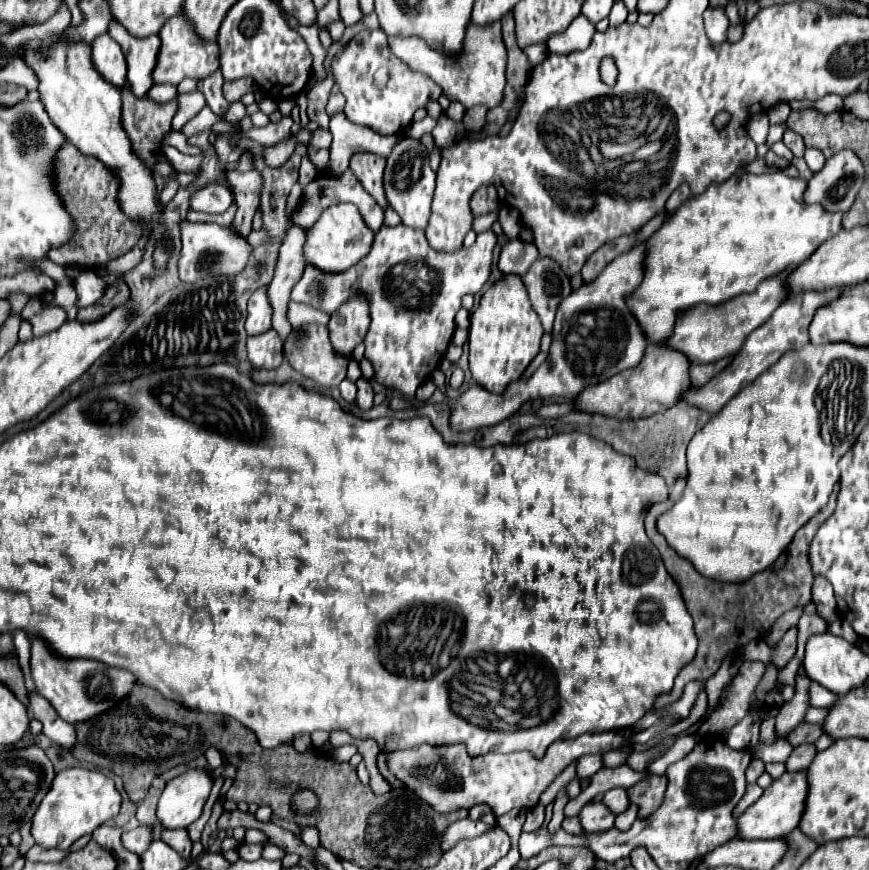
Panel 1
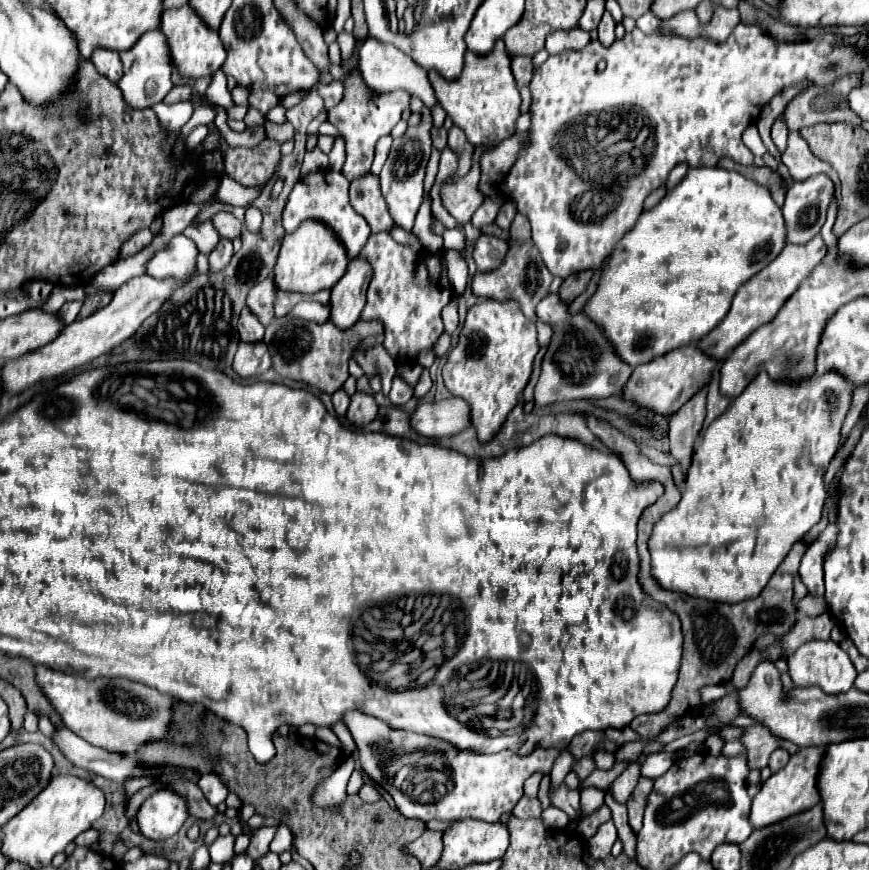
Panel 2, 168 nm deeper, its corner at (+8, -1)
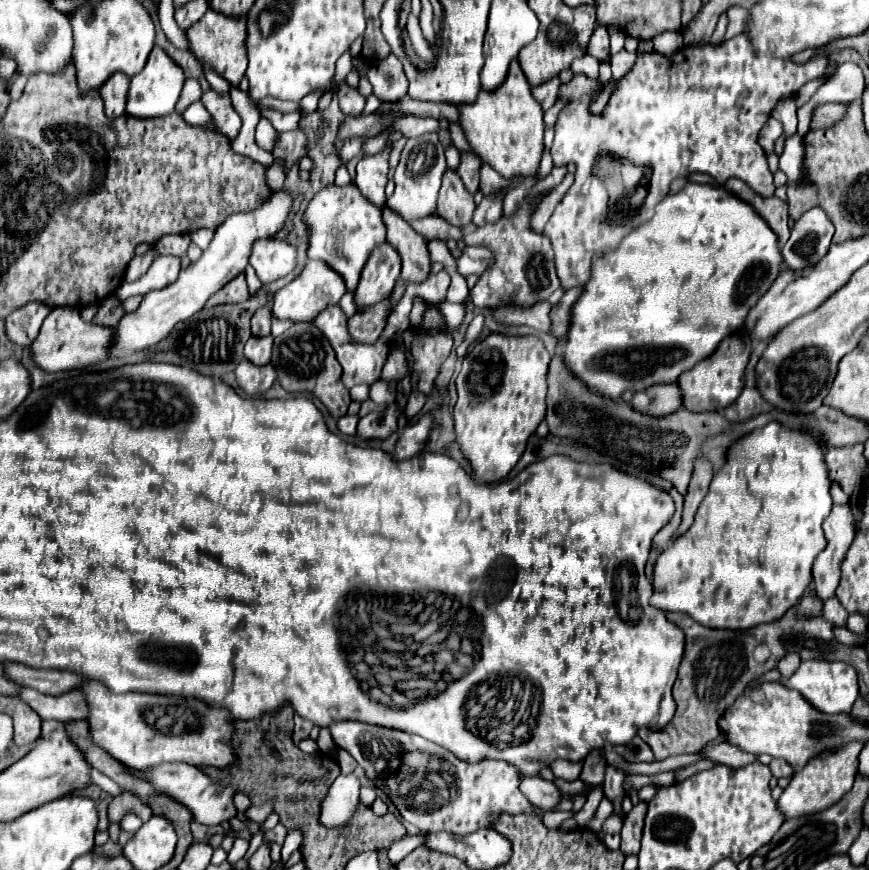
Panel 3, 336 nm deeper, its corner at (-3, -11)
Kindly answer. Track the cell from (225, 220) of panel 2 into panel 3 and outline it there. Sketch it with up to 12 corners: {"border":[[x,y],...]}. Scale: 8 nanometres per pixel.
{"border":[[256,240],[250,266],[270,284],[296,266],[286,240]]}

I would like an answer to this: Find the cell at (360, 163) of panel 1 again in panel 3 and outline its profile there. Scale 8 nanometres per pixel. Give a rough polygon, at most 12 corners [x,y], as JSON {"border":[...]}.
{"border":[[382,206],[386,242],[402,258],[404,282],[426,280],[426,240]]}

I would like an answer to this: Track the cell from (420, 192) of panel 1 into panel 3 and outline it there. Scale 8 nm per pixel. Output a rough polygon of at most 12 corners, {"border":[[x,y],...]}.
{"border":[[436,132],[410,138],[386,204],[404,220],[434,214],[446,168]]}

